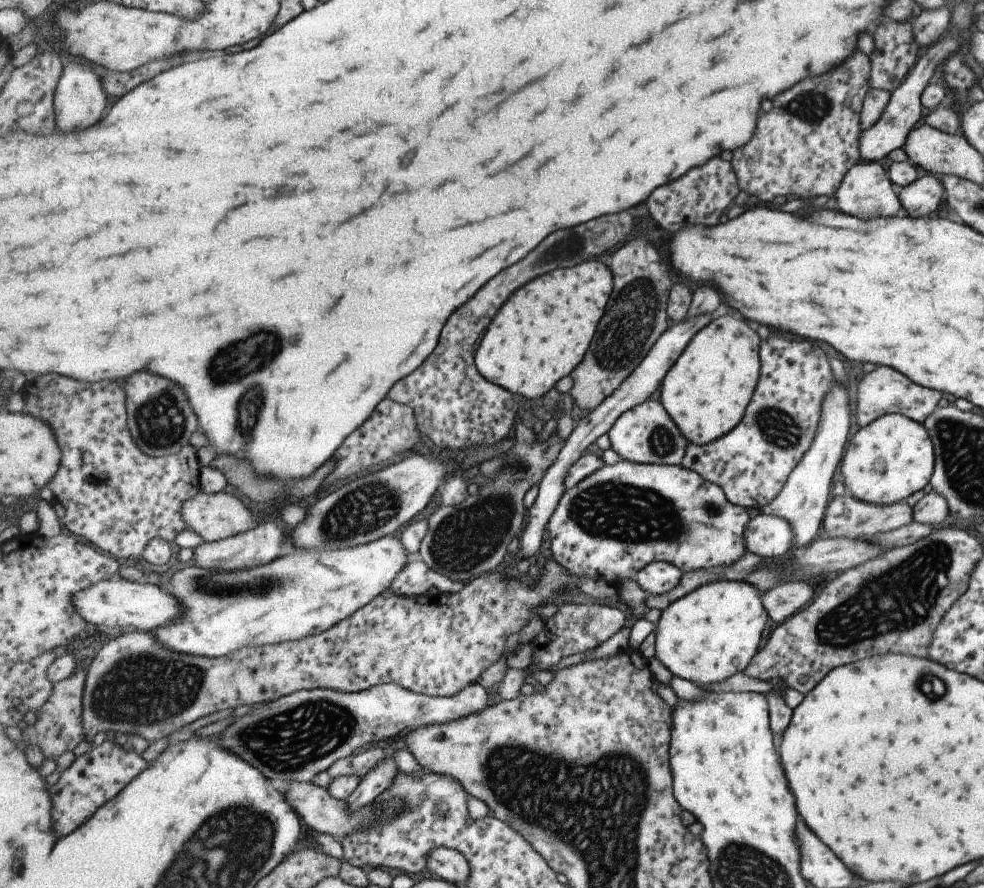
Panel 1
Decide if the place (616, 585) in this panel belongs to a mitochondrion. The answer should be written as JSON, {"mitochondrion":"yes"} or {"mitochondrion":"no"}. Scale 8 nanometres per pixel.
{"mitochondrion":"no"}

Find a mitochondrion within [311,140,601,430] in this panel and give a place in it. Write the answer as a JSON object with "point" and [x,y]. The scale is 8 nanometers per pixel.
{"point":[568,249]}

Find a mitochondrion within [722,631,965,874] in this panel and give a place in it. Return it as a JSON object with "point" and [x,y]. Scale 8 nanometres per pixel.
{"point":[933,689]}

